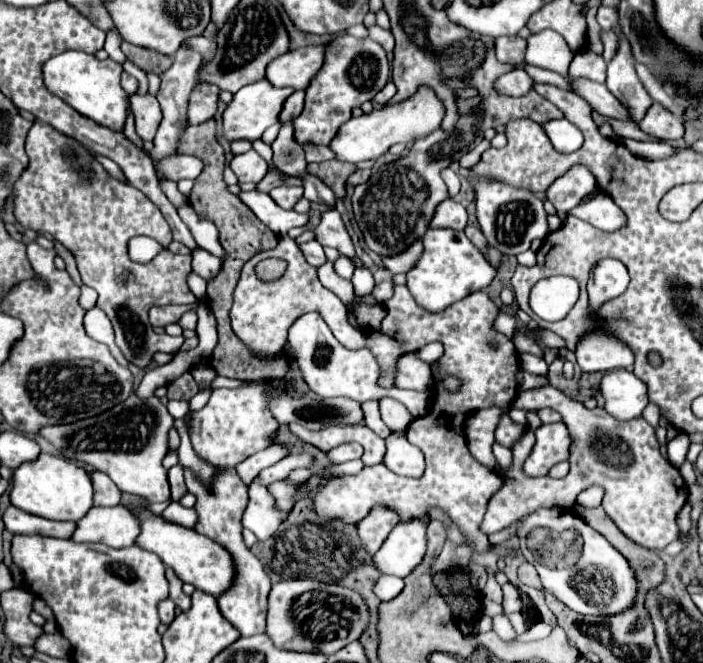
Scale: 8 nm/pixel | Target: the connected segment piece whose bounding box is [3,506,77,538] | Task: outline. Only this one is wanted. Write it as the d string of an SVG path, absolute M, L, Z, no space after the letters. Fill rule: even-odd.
M9 506L3 514L5 528L13 534L43 534L53 538L69 538L77 528L77 522L55 522L39 516L31 516L15 506Z

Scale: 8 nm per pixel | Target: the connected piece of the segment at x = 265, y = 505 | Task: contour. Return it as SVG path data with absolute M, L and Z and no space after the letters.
M255 478L251 482L251 500L243 514L243 526L249 528L259 540L267 540L277 532L277 526L281 526L283 520L287 520L287 512L277 508L267 486Z

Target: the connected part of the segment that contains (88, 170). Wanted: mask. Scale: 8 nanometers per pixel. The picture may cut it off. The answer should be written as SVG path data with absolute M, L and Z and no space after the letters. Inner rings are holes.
M35 122L27 136L27 154L29 154L29 166L21 174L21 178L15 182L15 216L23 228L35 230L35 232L47 232L57 242L61 242L67 250L73 252L77 260L77 268L81 272L83 284L95 288L99 292L97 306L103 308L113 322L115 328L115 342L129 364L137 368L151 368L153 366L153 354L155 352L177 352L183 344L183 338L171 338L171 336L159 336L153 332L147 312L153 306L165 306L168 304L189 305L198 301L193 292L187 286L187 276L191 274L191 256L177 256L167 250L171 244L171 228L159 208L137 188L121 184L119 180L111 178L101 164L93 160L89 154L89 148L79 144L77 140L53 130L47 124ZM133 236L149 236L157 240L163 250L147 264L137 264L127 254L127 244Z

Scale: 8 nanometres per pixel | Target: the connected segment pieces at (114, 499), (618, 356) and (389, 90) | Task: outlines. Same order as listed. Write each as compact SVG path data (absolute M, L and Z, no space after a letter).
M93 472L93 486L95 486L95 506L117 506L121 502L121 490L111 482L111 478L103 472Z
M605 330L585 334L575 346L575 356L583 372L607 372L633 366L633 350L625 342L619 342L619 338L611 338Z
M389 80L389 82L385 84L385 88L383 88L383 90L381 90L373 100L375 100L377 104L387 104L387 102L395 96L395 92L397 92L397 88L395 88L395 84Z

